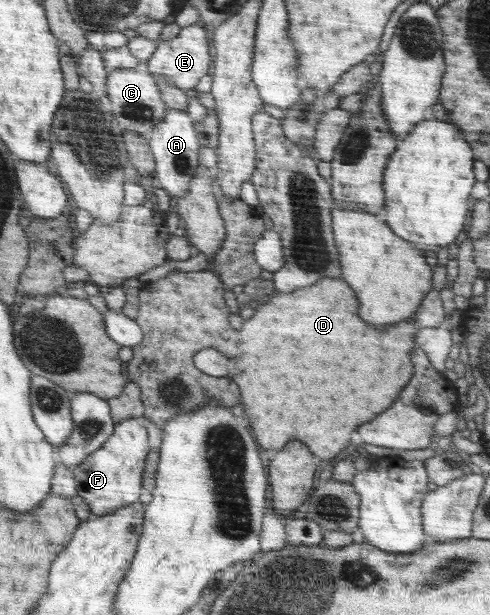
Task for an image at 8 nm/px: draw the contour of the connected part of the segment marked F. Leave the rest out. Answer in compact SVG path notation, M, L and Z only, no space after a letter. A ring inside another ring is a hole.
M128 418L116 423L115 432L108 441L79 466L72 468L77 496L80 496L89 506L90 511L97 516L109 514L113 510L133 505L141 498L141 474L145 466L145 456L149 454L147 430L139 424L141 419Z

